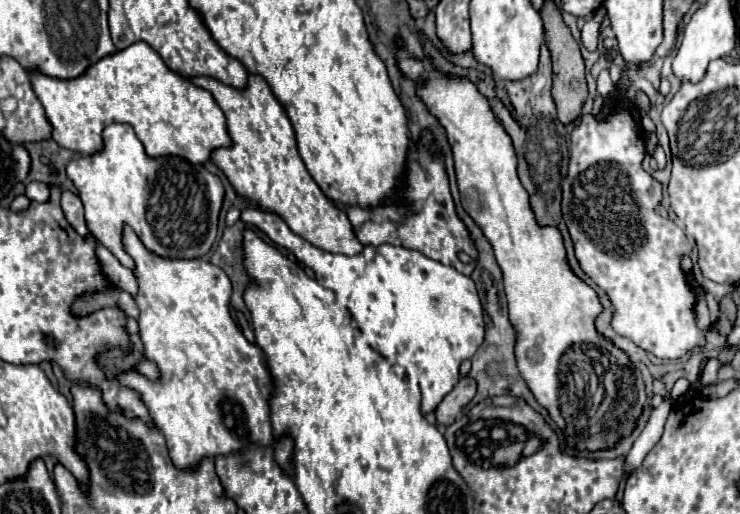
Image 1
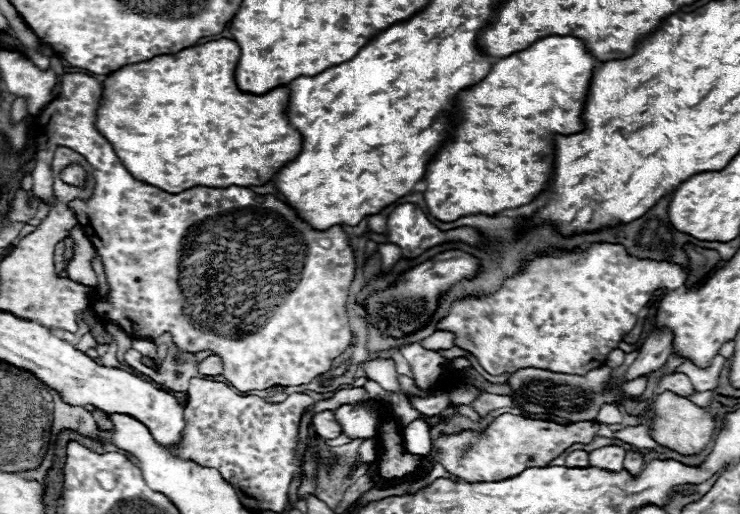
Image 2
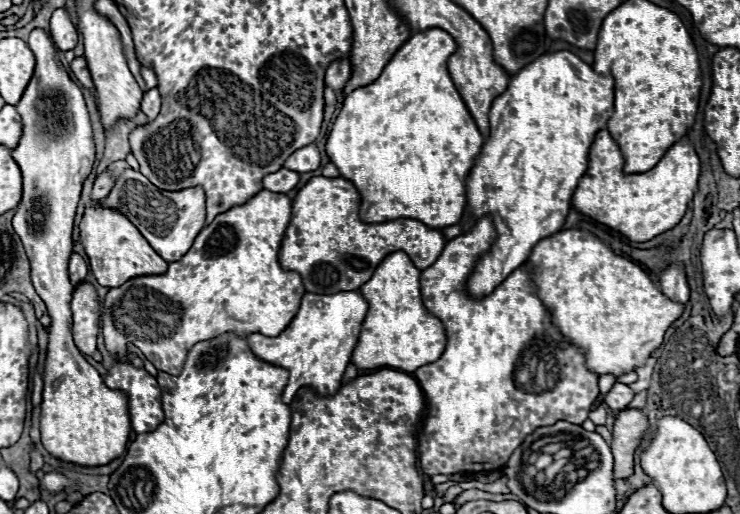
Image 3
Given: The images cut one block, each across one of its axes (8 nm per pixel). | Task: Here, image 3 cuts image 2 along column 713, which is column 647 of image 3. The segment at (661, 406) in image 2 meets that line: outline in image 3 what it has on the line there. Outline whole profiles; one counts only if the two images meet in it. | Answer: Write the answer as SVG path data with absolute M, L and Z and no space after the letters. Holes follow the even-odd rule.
M626 408L618 412L614 422L614 478L628 478L634 470L634 452L648 434L648 416L638 408Z

